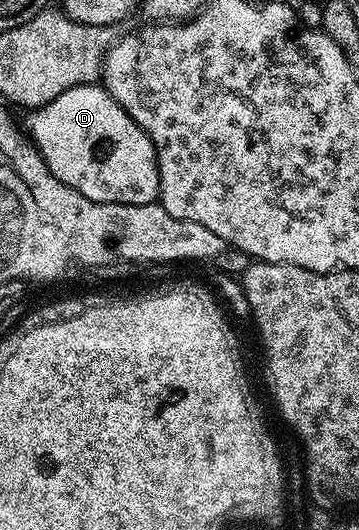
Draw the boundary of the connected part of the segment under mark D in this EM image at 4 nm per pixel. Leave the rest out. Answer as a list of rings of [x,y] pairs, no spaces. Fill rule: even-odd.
[[[103,85],[75,86],[62,92],[50,104],[39,107],[28,118],[26,133],[42,156],[46,168],[62,184],[82,192],[92,202],[121,202],[122,204],[150,204],[160,197],[160,177],[156,149],[134,124],[134,120],[111,98]]]

